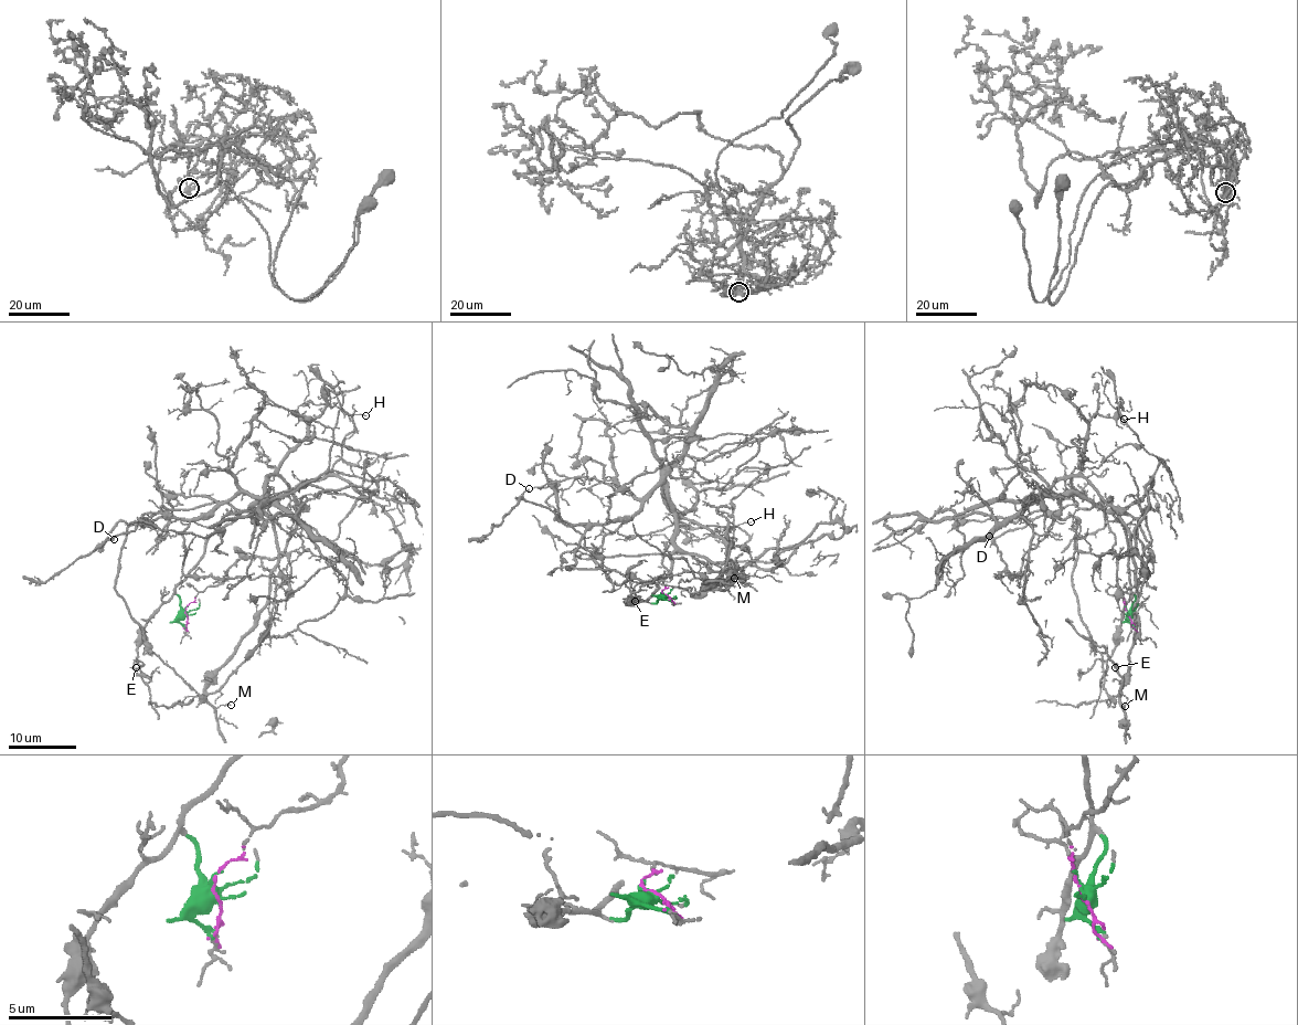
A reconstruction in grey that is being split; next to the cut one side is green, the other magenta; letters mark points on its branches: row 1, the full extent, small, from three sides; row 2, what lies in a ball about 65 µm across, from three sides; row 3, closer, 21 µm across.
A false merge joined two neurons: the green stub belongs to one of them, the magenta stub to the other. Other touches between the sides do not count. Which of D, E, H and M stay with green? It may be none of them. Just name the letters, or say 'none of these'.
D, E, H, M

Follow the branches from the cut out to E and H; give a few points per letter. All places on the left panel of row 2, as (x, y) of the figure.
E: (187, 612), (177, 594), (172, 594), (158, 609), (144, 629), (144, 641), (137, 650), (142, 663), (135, 668)
H: (187, 612), (176, 584), (208, 539), (242, 511), (264, 511), (319, 481), (354, 430), (353, 415), (365, 415)

